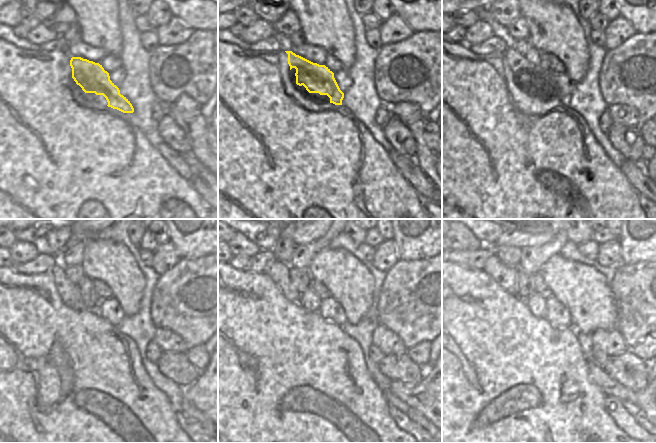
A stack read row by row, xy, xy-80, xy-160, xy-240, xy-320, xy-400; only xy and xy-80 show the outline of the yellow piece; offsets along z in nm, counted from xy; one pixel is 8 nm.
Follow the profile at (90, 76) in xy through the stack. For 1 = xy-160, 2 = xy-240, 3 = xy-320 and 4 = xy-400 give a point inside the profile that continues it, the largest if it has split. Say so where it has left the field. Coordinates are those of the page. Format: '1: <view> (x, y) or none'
1: xy-160 (522, 70)
2: xy-240 (69, 293)
3: xy-320 (279, 272)
4: xy-400 (505, 276)

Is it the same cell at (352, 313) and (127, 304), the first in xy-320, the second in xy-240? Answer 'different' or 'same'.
same

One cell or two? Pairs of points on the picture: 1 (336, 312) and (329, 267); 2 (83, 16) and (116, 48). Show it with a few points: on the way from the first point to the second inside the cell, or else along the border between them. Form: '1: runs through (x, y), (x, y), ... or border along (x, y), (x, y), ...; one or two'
1: border along (331, 295), (341, 306), (345, 314), (345, 320); two
2: runs through (91, 23), (108, 40); one

